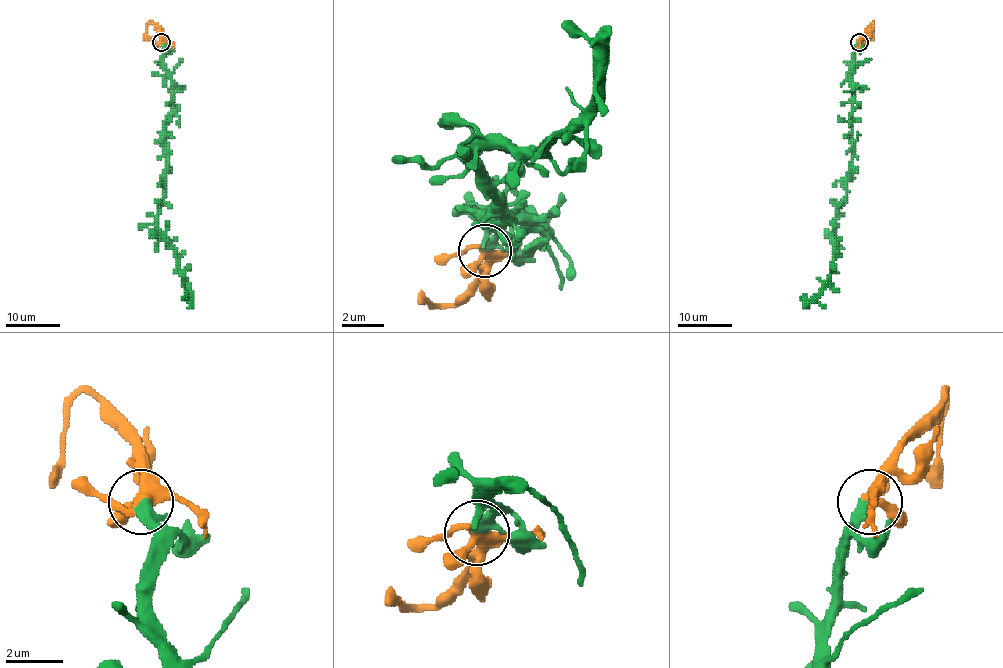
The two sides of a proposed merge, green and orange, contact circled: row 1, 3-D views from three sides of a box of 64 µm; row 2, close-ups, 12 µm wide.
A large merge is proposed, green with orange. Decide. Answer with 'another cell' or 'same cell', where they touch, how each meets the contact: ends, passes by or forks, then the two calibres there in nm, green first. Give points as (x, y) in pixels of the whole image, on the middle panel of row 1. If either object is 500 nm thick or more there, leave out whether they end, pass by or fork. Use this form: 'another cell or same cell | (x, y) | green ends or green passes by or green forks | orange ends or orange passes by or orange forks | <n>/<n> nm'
same cell | (484, 250) | green ends | orange forks | 480/380 nm

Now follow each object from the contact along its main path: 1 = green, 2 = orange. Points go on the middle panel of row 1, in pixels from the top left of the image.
1: (483, 249), (504, 217), (531, 223), (494, 217), (472, 154), (541, 149), (594, 96), (589, 43), (562, 22)
2: (483, 249), (483, 270), (446, 302), (430, 302), (420, 297)

